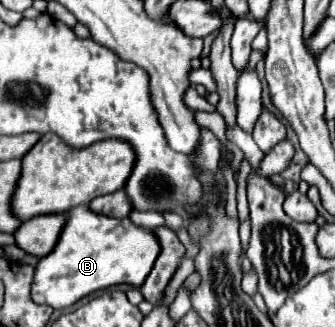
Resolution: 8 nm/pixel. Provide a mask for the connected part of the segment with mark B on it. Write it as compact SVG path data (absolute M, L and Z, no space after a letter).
M76 206L68 212L68 222L56 248L40 258L32 284L32 300L64 310L90 292L130 284L140 288L160 254L158 238L152 230L136 226L130 218L108 218L92 212L88 206Z

